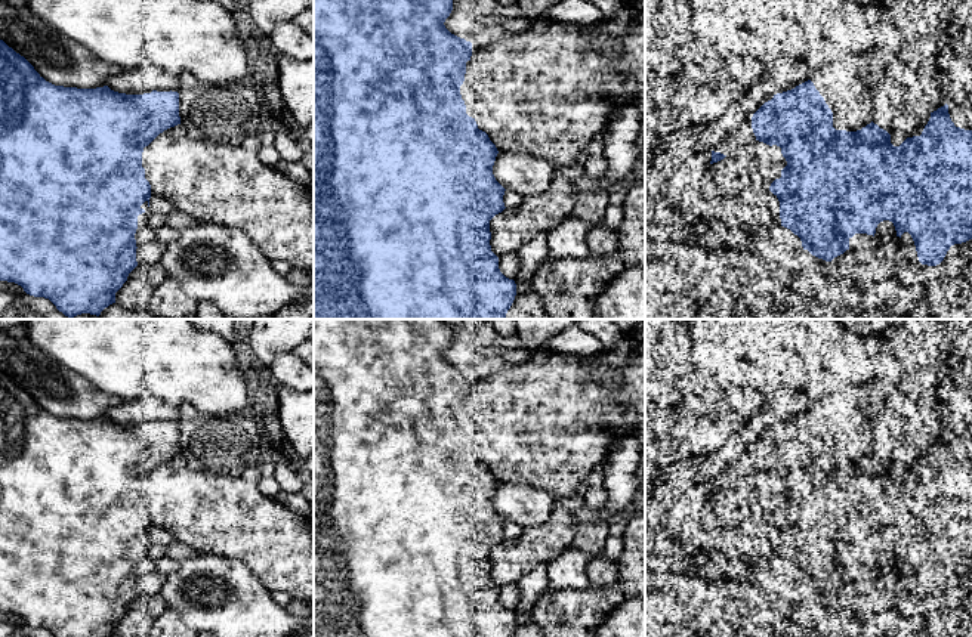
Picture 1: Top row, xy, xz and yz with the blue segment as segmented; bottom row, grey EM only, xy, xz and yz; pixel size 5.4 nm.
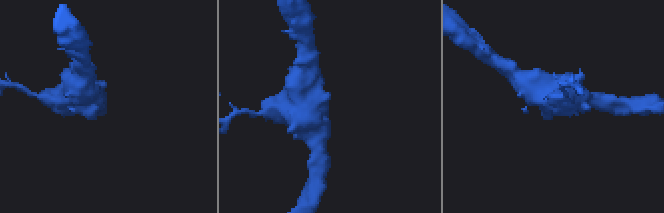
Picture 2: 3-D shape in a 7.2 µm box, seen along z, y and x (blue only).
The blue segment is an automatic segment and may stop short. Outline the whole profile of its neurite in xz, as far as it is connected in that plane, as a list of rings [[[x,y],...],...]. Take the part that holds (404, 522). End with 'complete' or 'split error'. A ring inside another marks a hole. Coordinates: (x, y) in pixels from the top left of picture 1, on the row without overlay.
[[[314,319],[314,637],[512,637],[512,634],[513,634],[513,631],[515,631],[515,627],[516,627],[516,615],[515,615],[515,612],[513,612],[513,610],[509,610],[509,609],[506,609],[506,607],[504,607],[504,606],[503,606],[503,604],[502,604],[502,603],[500,603],[500,600],[499,600],[499,588],[497,588],[497,587],[496,587],[496,585],[494,585],[494,584],[493,584],[493,582],[491,582],[491,576],[490,576],[490,570],[491,570],[491,563],[490,563],[490,551],[491,551],[491,550],[493,550],[493,548],[494,548],[494,547],[496,547],[496,545],[499,545],[499,544],[502,544],[502,542],[503,542],[503,541],[504,541],[504,539],[506,539],[506,538],[504,538],[504,534],[503,534],[503,526],[504,526],[504,522],[506,522],[506,520],[504,520],[504,519],[503,519],[503,517],[502,517],[502,516],[500,516],[500,514],[499,514],[499,513],[497,513],[497,511],[496,511],[496,508],[494,508],[494,505],[493,505],[493,497],[494,497],[494,492],[496,492],[496,488],[497,488],[497,485],[499,485],[499,482],[497,482],[497,479],[496,479],[496,476],[494,476],[494,474],[493,474],[493,473],[491,473],[491,471],[490,471],[490,469],[488,469],[488,466],[487,466],[487,464],[485,464],[485,463],[484,463],[484,461],[482,461],[482,460],[481,460],[481,455],[479,455],[479,443],[478,443],[478,439],[476,439],[476,432],[478,432],[478,430],[476,430],[476,424],[475,424],[475,423],[473,423],[473,420],[472,420],[472,418],[470,418],[470,415],[469,415],[469,414],[468,414],[468,398],[469,398],[469,392],[470,392],[470,387],[472,387],[472,374],[470,374],[470,372],[466,372],[466,371],[465,371],[465,369],[460,369],[460,368],[457,368],[457,367],[454,367],[454,365],[451,365],[451,364],[450,364],[450,362],[448,362],[448,361],[447,361],[447,359],[445,359],[445,356],[444,356],[444,353],[445,353],[445,350],[447,350],[447,349],[448,349],[448,347],[450,347],[450,344],[451,344],[451,341],[453,341],[453,330],[451,330],[451,328],[450,328],[450,327],[448,327],[448,325],[447,325],[447,324],[445,324],[445,322],[444,322],[444,321],[442,321],[442,319]]]; split error

